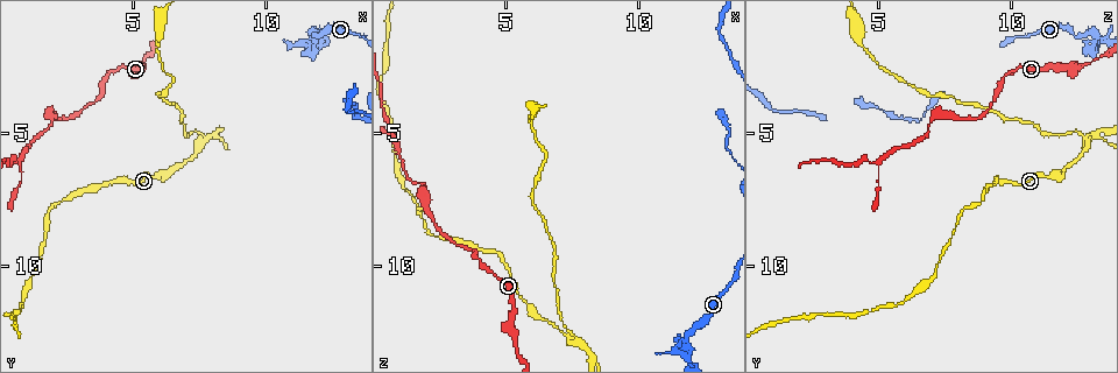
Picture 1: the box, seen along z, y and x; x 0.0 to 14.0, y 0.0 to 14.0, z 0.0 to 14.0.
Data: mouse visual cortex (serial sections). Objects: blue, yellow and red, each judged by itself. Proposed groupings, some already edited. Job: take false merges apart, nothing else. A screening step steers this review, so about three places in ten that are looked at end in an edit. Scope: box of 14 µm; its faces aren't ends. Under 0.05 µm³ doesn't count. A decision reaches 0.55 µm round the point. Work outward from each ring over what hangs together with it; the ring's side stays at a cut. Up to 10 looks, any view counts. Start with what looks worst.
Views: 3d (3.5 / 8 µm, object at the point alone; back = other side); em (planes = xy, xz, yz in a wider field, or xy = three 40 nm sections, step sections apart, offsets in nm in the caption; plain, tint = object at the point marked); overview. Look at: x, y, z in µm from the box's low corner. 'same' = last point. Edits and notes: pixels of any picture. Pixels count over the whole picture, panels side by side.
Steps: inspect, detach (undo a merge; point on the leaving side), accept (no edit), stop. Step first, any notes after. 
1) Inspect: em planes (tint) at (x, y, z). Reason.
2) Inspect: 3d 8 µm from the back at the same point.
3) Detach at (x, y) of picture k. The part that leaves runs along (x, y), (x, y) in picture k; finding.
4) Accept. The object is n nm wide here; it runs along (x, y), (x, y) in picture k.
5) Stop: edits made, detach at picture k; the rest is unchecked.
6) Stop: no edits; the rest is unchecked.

Inspect: 3d 3.5 µm at (7.7, 5.3, 12.8). Sharp bend.

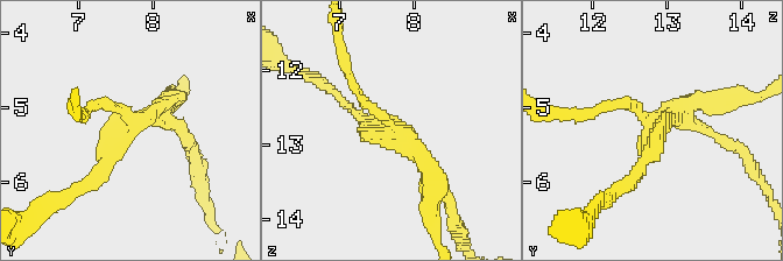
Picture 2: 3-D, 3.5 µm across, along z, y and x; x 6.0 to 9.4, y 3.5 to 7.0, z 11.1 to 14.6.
Inspect: em xy step 1 (tint) at (7.65, 5.25, 12.85). 4 arms meet here; the arms are 150, 150, 150, 250 nm wide.

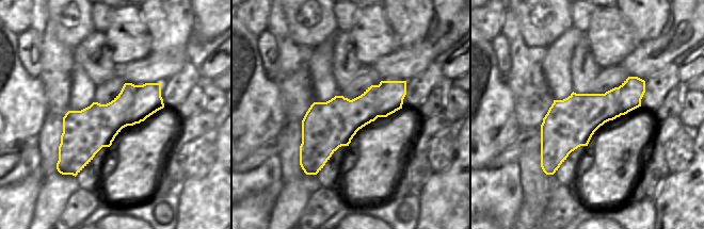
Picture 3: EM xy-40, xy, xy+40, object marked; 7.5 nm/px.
Inspect: em xy step 3 (tint) at the same point.

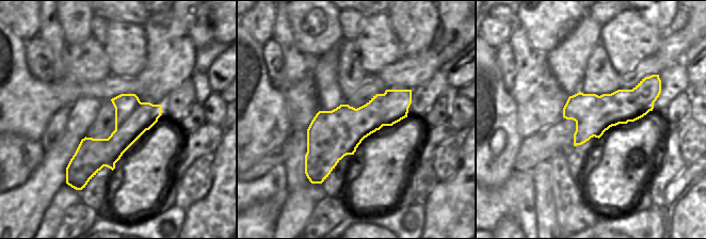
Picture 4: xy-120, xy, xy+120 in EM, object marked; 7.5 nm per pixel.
Detach at (187, 142) of picture 2. A second cell is stuck on.

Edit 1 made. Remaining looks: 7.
Inspect: 3d 8 µm at (11.8, 1.4, 13.1). Arms part here.

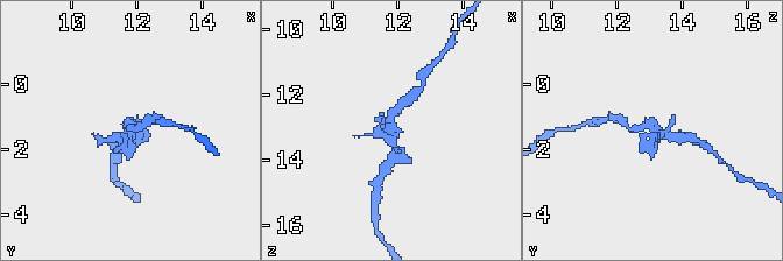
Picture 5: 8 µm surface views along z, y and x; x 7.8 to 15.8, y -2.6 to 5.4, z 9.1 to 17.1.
Inspect: em planes (tint) at (11.8, 1.3, 13.1). Shape alone is not enough.

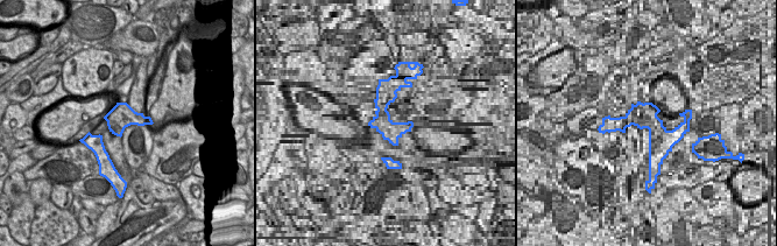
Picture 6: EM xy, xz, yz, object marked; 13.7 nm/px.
Detach at (100, 140) of picture 5. Two cells meet here.

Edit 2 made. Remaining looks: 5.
Inspect: overview. Redraw.

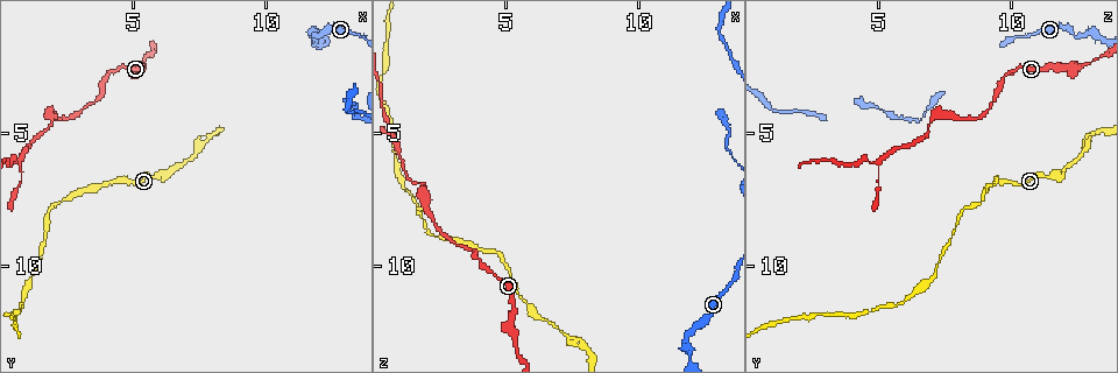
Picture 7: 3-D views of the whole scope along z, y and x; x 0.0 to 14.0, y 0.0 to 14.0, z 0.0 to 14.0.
Inspect: 3d 3.5 µm at (2.0, 4.5, 6.9). Calibre changes.

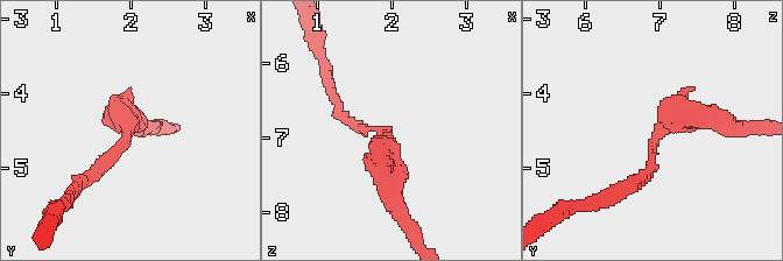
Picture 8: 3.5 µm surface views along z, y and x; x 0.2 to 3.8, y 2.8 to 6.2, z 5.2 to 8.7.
Inspect: em planes (tint) at (1.95, 4.60, 6.95). The arms are 150, 300 nm wide.

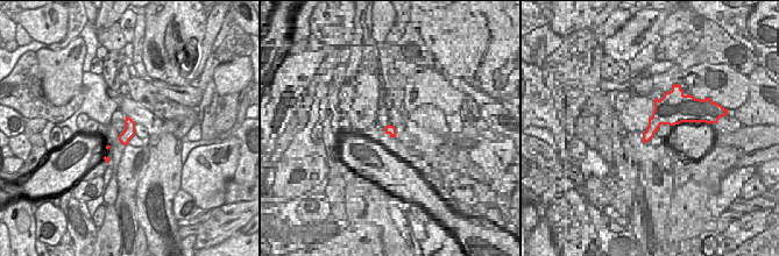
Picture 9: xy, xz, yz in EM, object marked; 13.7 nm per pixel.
Accept. The object is 160 nm wide here; it runs along (720, 119), (676, 114), (628, 187) in picture 8; continuous, no second cell.

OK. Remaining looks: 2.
Stop: edits made, detach at picture 2, detach at picture 5; the rest is unchecked.

